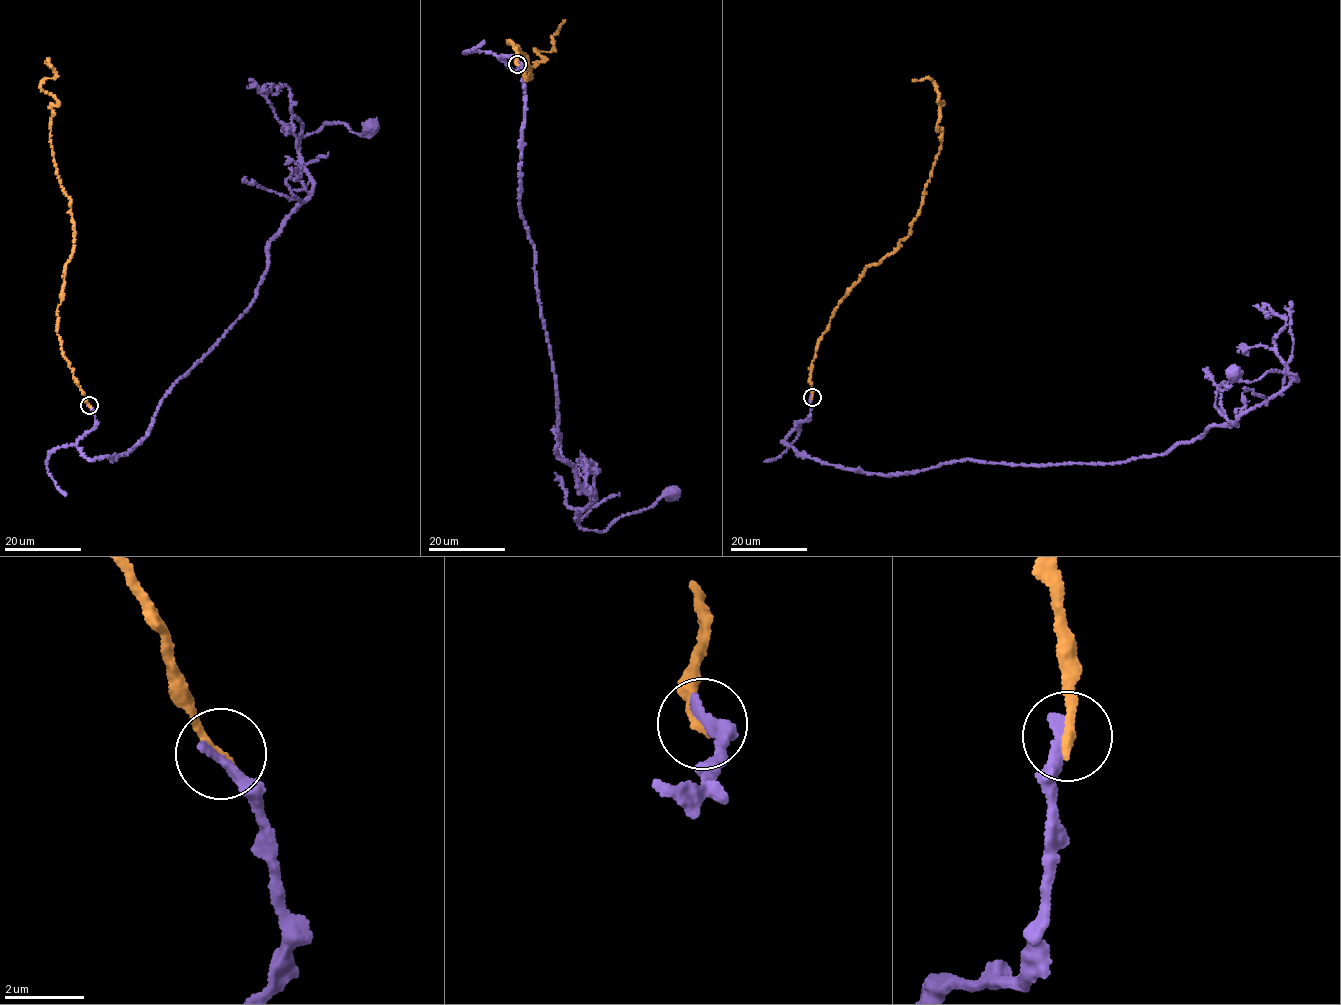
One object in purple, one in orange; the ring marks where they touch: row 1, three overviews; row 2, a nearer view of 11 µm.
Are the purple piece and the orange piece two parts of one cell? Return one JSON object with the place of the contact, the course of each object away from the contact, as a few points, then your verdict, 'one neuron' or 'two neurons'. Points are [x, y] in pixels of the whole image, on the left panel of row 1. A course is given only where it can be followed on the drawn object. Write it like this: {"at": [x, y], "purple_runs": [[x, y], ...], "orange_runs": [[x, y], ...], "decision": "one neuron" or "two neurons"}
{"at": [89, 405], "purple_runs": [[89, 406], [88, 459], [148, 434], [252, 302], [270, 239], [311, 192], [300, 138], [370, 129]], "orange_runs": [[90, 406], [57, 328], [75, 239], [50, 134], [58, 101], [41, 84], [55, 76], [52, 67]], "decision": "two neurons"}

